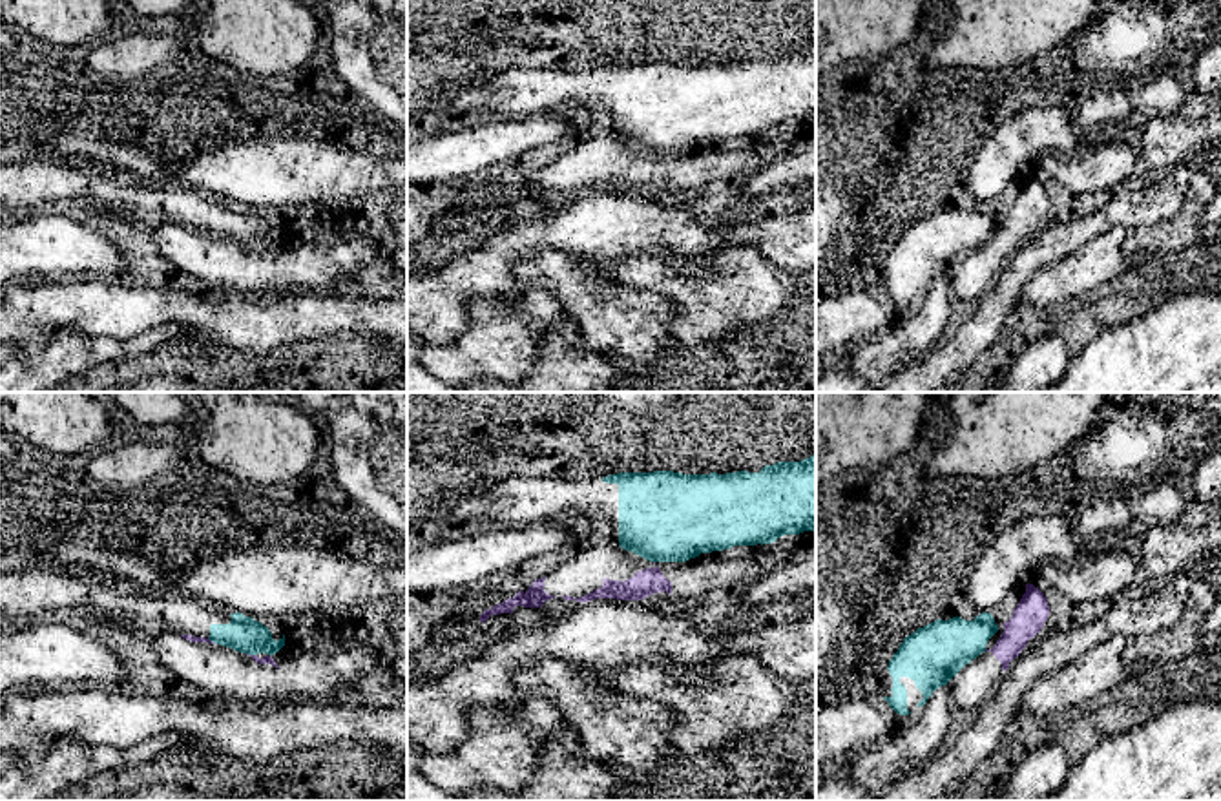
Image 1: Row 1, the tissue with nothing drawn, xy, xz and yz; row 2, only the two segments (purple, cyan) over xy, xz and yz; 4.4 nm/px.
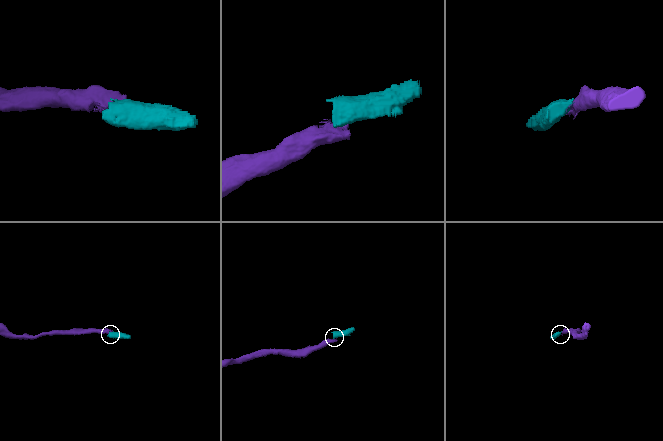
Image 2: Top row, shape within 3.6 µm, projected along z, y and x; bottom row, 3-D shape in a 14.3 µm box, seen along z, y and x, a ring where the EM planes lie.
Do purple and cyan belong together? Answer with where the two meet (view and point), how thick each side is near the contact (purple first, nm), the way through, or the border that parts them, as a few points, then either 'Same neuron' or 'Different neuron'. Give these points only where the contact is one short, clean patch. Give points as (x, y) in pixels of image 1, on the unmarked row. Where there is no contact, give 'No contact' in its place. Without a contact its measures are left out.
Touches purple at xy (250, 247). Thickness 40 nm (purple) against 160 nm. Boundary: xy (245, 243), (256, 247). Different neuron

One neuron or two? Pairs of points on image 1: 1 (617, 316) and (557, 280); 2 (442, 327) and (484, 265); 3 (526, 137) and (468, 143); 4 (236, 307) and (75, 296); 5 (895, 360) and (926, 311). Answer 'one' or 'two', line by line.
1: one
2: one
3: one
4: one
5: one

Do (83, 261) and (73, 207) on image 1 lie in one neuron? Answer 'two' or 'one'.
two

